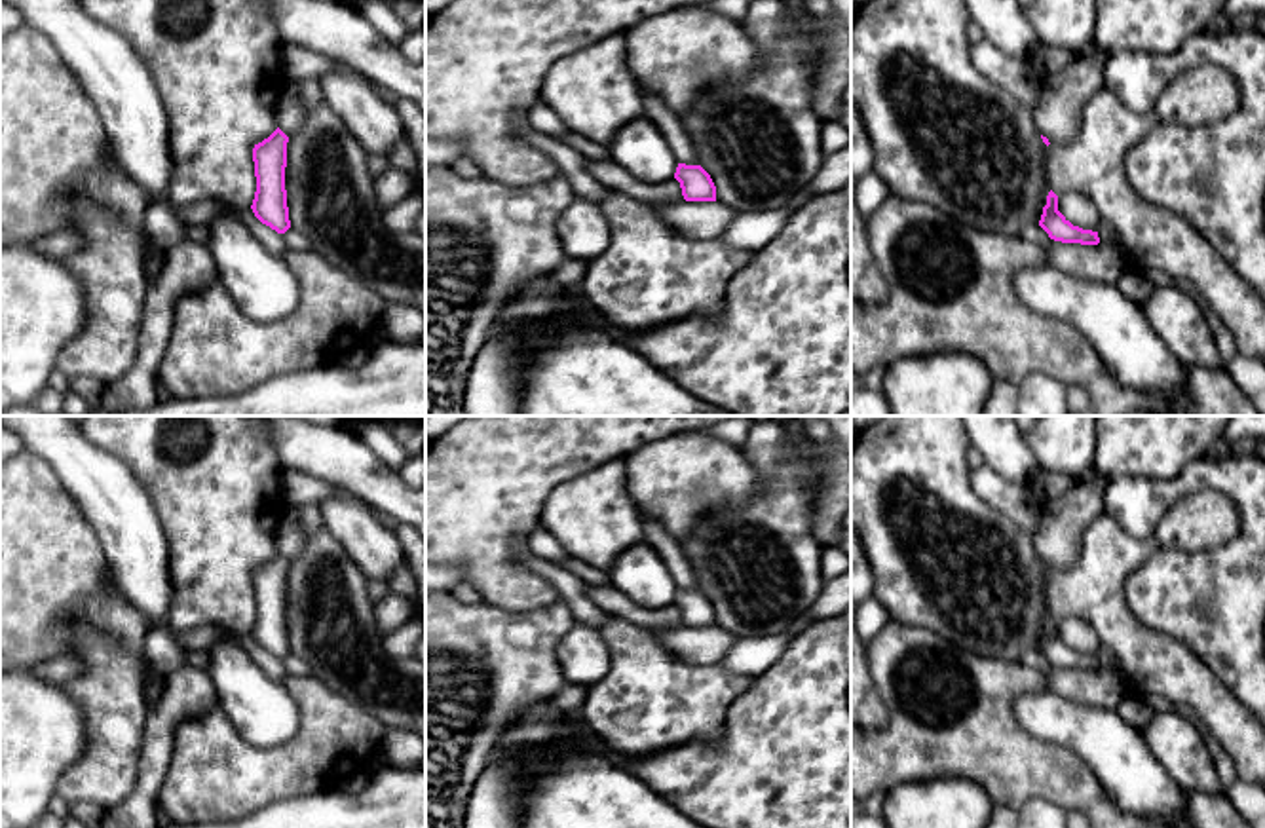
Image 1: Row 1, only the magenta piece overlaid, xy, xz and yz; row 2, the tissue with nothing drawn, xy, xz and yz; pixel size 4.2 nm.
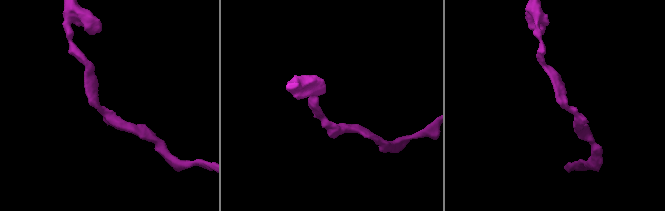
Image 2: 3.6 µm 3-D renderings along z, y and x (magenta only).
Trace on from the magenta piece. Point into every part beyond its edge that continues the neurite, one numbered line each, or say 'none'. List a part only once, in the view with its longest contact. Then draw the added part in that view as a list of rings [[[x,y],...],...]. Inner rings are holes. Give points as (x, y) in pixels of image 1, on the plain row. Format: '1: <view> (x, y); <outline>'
none

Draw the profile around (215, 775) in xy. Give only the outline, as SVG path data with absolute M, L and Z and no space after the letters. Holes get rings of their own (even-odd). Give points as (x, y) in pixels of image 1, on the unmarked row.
M313 674L291 676L287 689L300 699L296 735L272 748L247 743L220 706L182 720L173 735L173 758L158 792L158 803L173 824L222 822L281 800L342 786L374 765L386 727L355 703L332 691Z

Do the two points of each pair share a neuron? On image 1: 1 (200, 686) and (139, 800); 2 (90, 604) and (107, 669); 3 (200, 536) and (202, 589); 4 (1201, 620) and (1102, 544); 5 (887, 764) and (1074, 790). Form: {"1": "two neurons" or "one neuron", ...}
{"1": "one neuron", "2": "two neurons", "3": "one neuron", "4": "two neurons", "5": "one neuron"}

